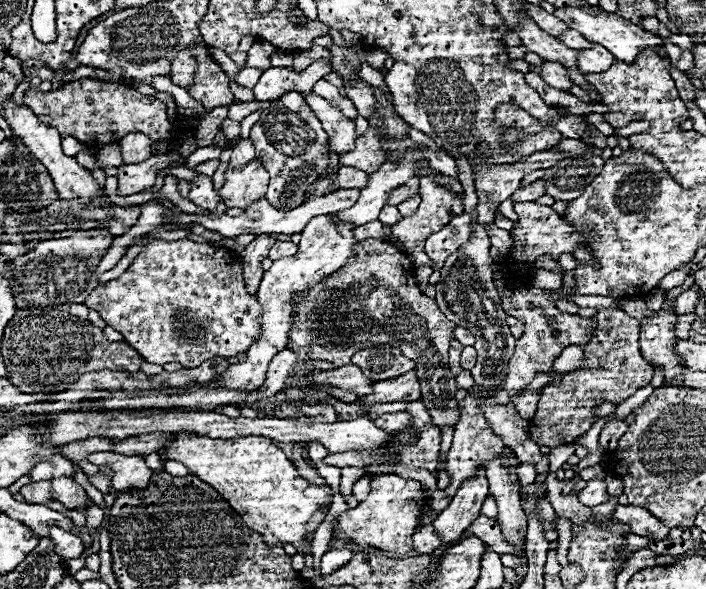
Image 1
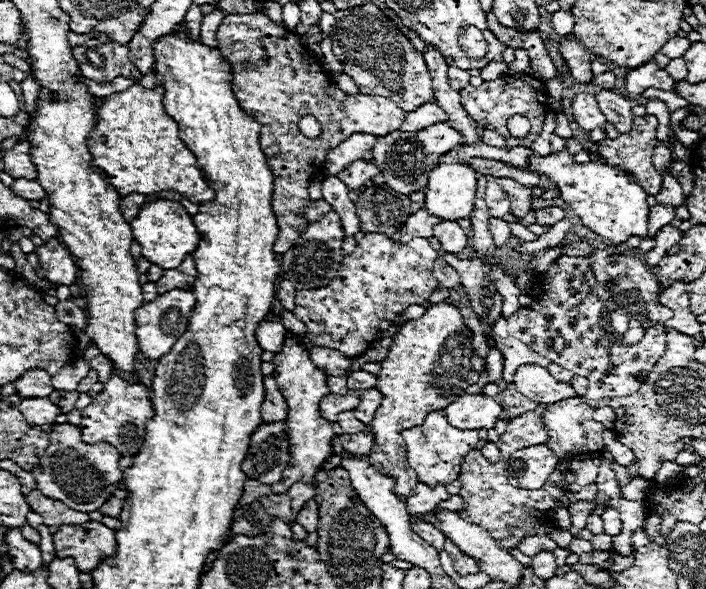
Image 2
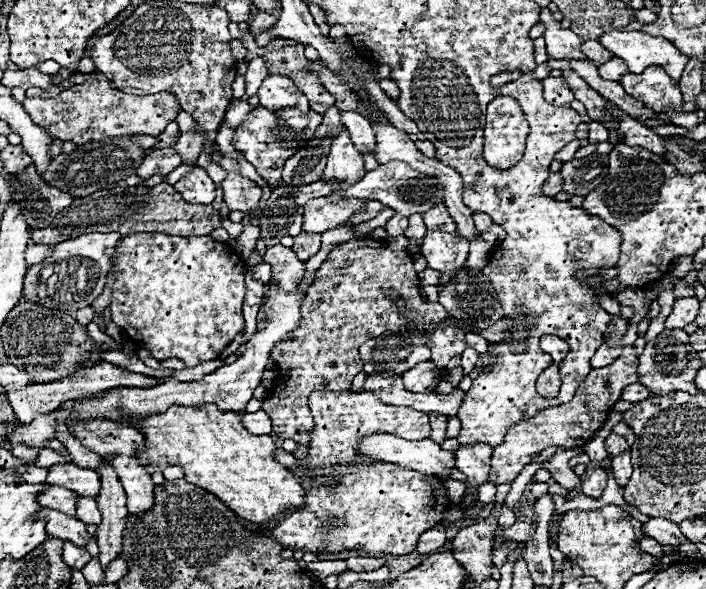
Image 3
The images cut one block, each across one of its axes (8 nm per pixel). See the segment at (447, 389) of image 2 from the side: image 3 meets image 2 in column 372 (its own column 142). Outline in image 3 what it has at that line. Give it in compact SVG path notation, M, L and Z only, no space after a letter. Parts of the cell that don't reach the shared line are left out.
M176 404L162 414L148 414L134 428L144 434L144 448L138 450L136 458L150 474L178 464L186 470L188 482L214 494L248 522L266 524L284 508L304 504L304 490L298 478L272 458L274 440L268 434L250 434L242 424L240 412L220 412L212 404L196 408Z

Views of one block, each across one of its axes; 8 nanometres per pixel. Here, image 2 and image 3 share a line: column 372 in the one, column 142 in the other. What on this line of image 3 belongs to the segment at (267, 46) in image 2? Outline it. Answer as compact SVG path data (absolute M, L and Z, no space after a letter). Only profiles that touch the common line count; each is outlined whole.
M90 72L90 78L84 84L76 84L60 92L56 98L26 98L24 110L28 110L32 120L52 138L70 140L74 144L86 144L92 140L102 140L106 136L160 136L164 128L172 120L176 120L180 106L172 94L124 94L108 78L104 78L104 74Z

